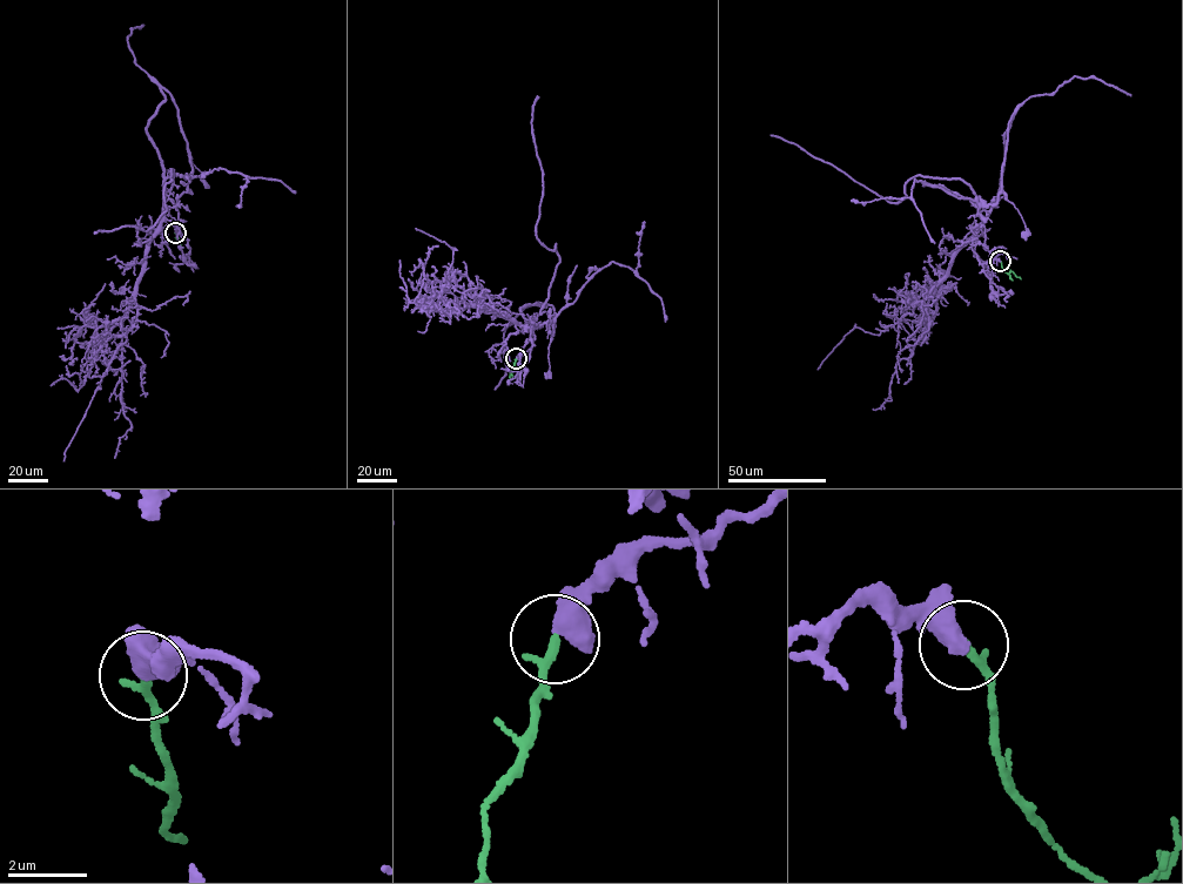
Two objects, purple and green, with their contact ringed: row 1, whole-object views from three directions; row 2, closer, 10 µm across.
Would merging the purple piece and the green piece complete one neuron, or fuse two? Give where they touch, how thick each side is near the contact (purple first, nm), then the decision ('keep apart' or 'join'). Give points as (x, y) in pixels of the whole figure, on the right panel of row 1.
place (1000, 261); calibres 600 and 220 nm; join

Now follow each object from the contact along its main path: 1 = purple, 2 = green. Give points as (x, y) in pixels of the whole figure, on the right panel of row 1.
1: (1000, 261), (981, 263), (972, 244), (996, 197), (1013, 115), (996, 203), (915, 179), (911, 196), (935, 243)
2: (1000, 261), (1005, 271), (1013, 271), (1021, 278)

